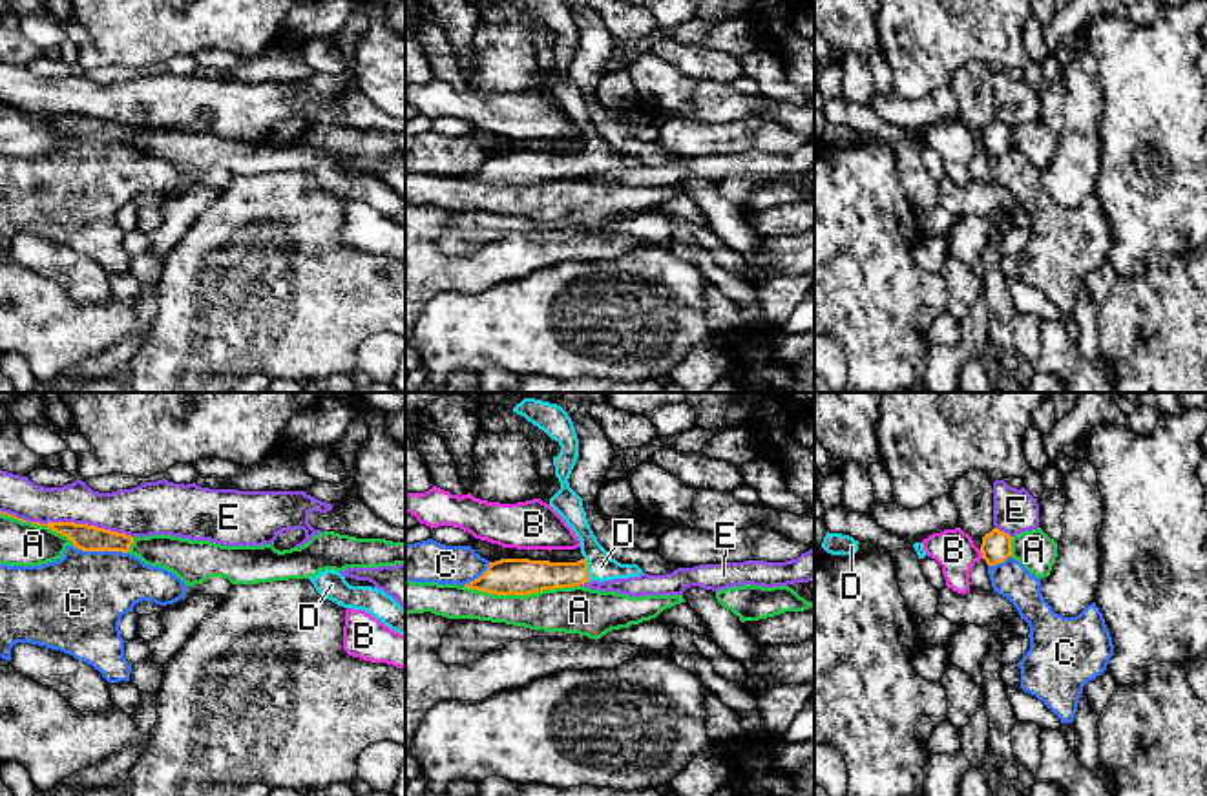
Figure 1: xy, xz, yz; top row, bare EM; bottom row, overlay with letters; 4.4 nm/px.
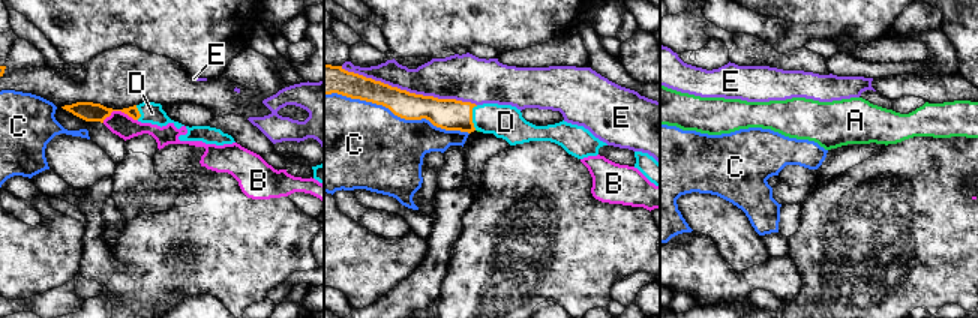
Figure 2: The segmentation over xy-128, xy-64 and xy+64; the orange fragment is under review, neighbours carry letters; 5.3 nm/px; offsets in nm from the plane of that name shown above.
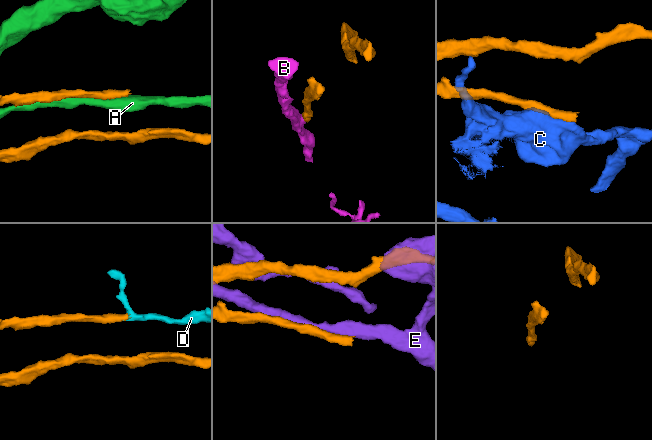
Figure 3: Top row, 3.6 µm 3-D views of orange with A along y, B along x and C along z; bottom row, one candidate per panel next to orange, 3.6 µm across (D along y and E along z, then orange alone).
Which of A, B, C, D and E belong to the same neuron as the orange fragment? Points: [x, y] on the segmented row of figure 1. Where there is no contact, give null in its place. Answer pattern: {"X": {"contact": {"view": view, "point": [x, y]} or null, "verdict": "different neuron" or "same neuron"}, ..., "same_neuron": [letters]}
{"A": {"contact": {"view": "xz", "point": [523, 594]}, "verdict": "different neuron"}, "B": {"contact": {"view": "yz", "point": [981, 552]}, "verdict": "different neuron"}, "C": {"contact": {"view": "xy", "point": [101, 550]}, "verdict": "different neuron"}, "D": {"contact": {"view": "xz", "point": [587, 568]}, "verdict": "same neuron"}, "E": {"contact": {"view": "xy", "point": [83, 524]}, "verdict": "different neuron"}, "same_neuron": ["D"]}

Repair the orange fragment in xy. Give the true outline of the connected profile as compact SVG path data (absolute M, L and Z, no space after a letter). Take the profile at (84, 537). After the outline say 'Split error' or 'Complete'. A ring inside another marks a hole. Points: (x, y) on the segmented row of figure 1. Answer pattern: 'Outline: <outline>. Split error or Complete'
Outline: M31 522L37 526L47 526L49 529L68 537L75 548L82 551L122 551L128 553L133 544L133 537L110 531L97 526L75 524L75 522Z. Complete

